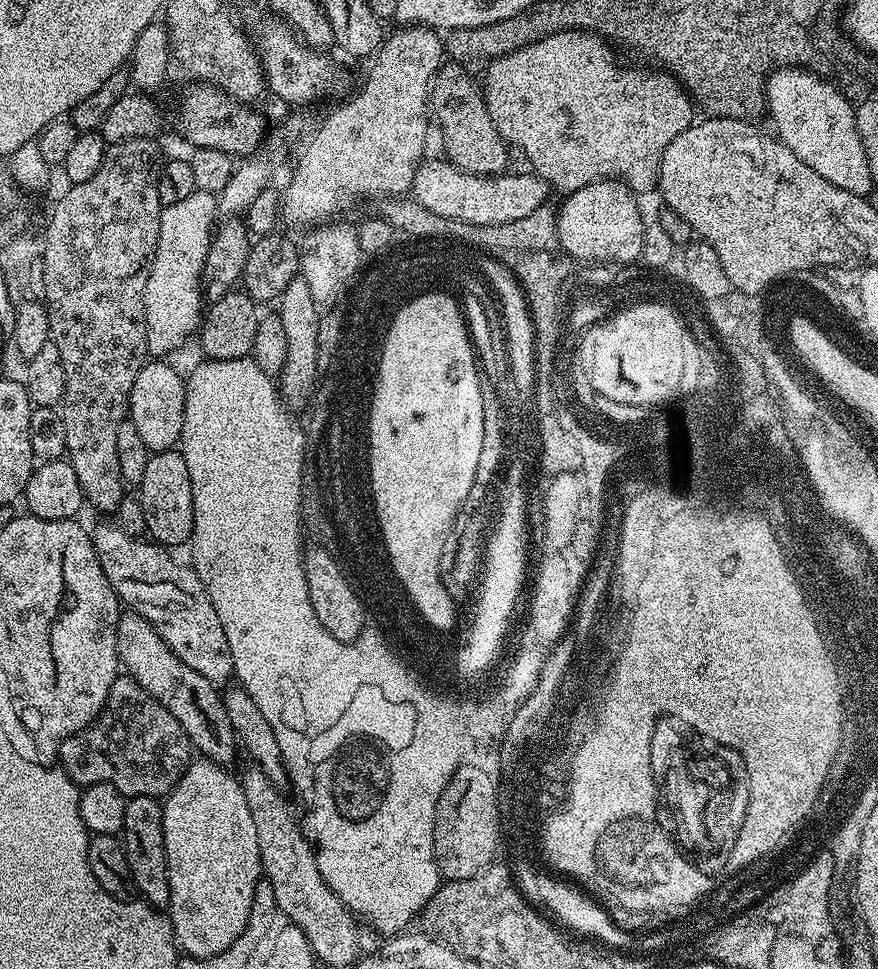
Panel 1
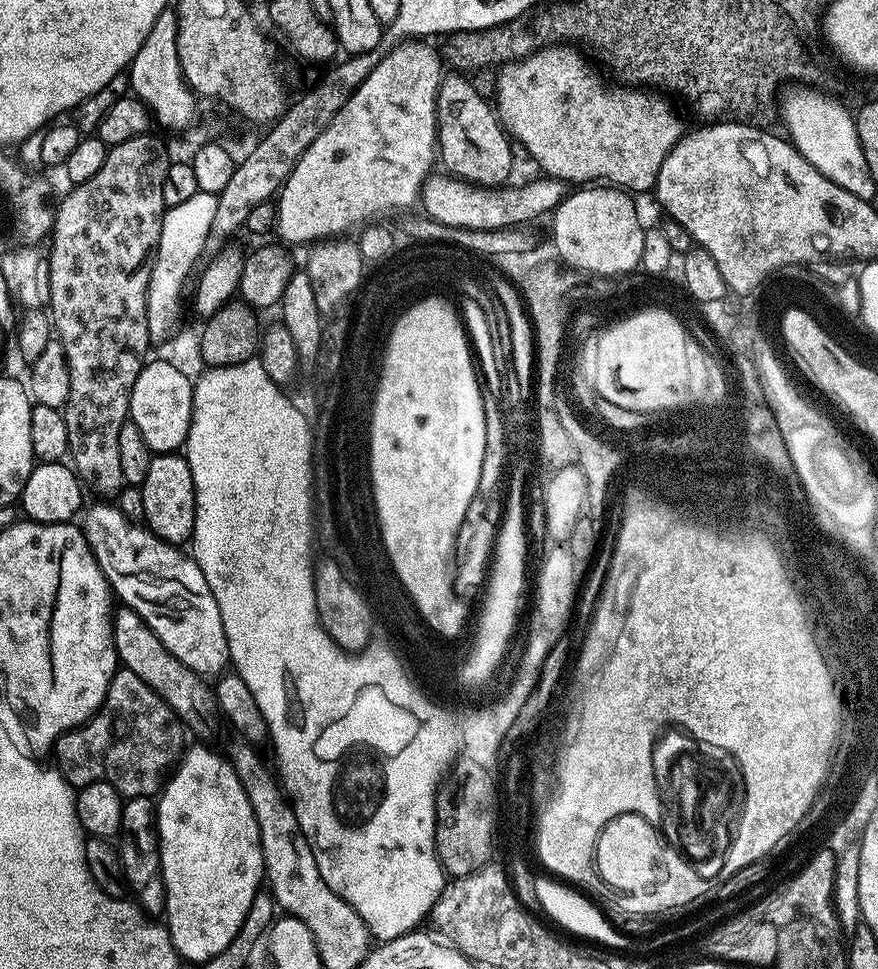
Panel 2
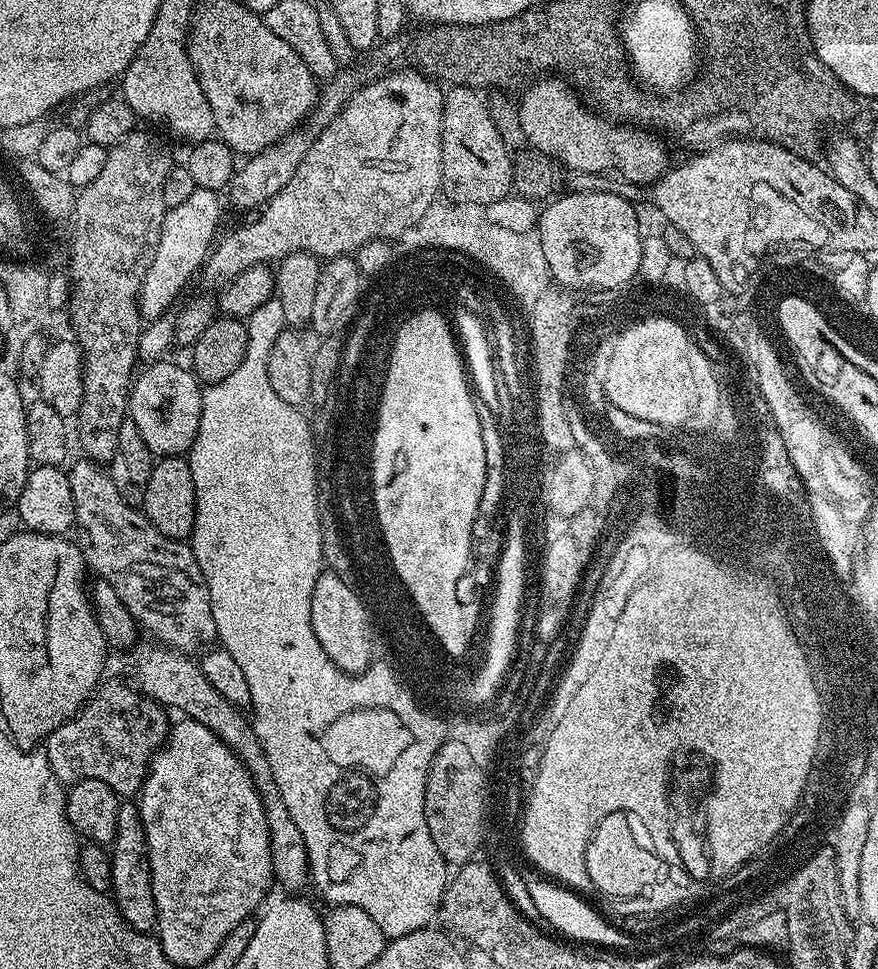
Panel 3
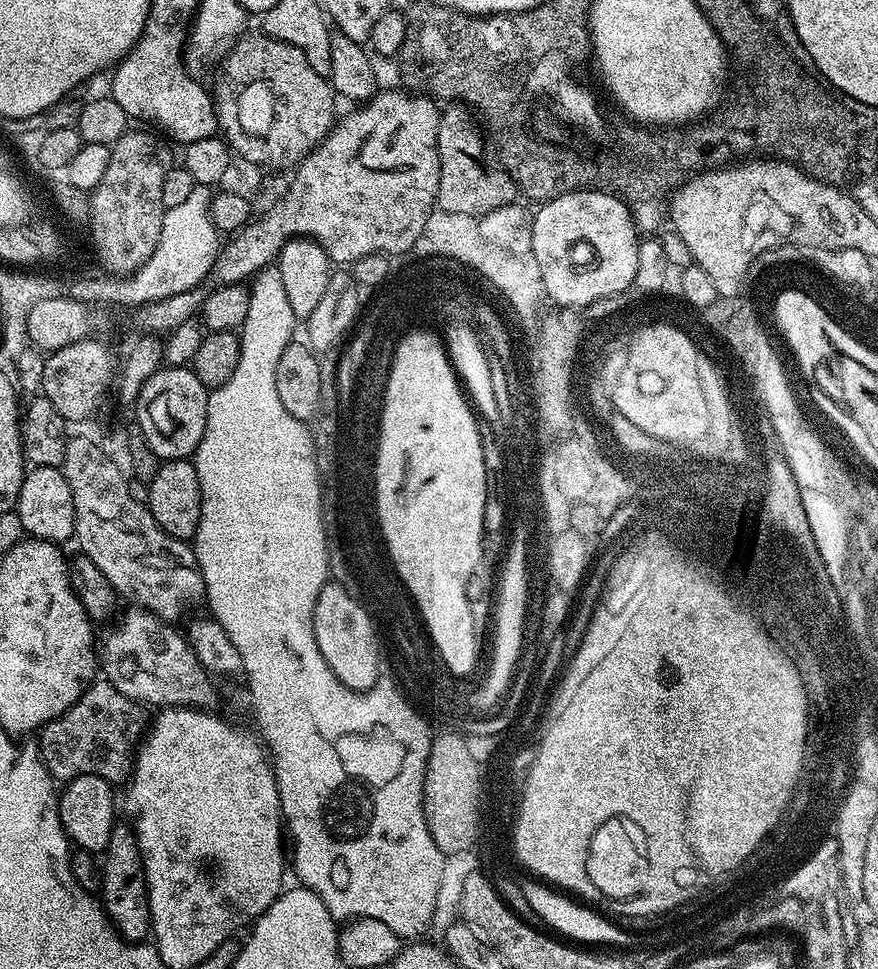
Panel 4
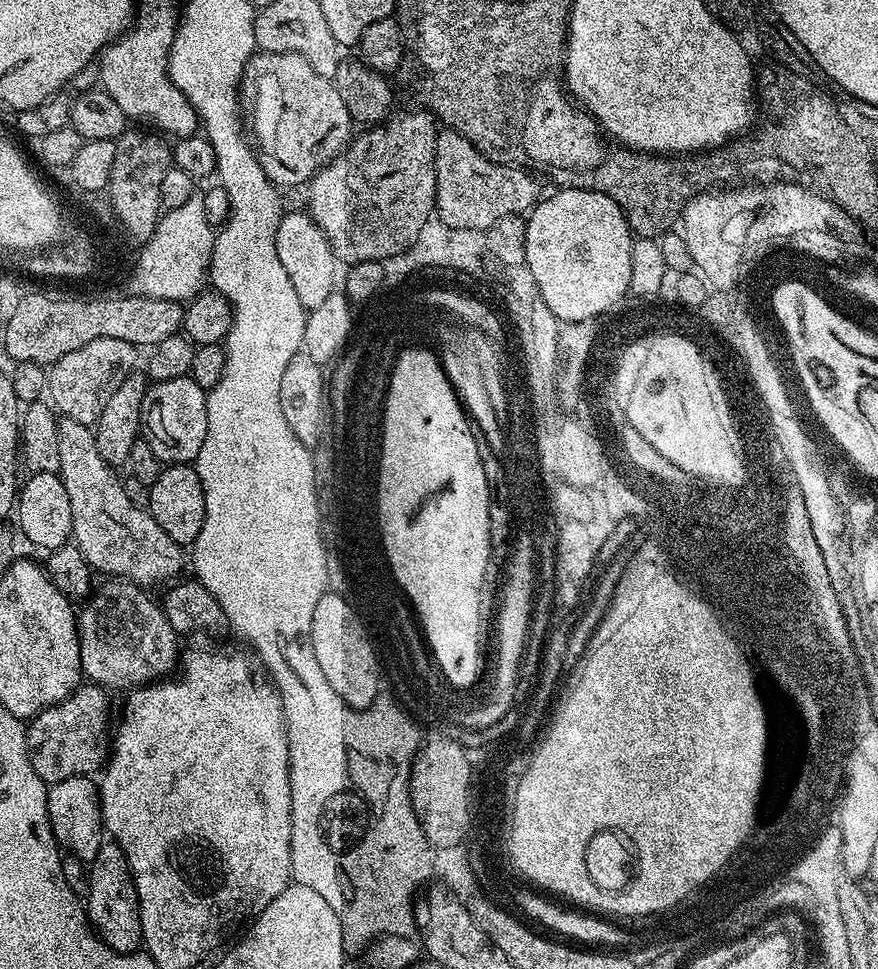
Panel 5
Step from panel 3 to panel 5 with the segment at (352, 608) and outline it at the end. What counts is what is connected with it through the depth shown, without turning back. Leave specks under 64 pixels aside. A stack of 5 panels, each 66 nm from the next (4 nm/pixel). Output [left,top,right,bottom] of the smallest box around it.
[310,592,376,710]

